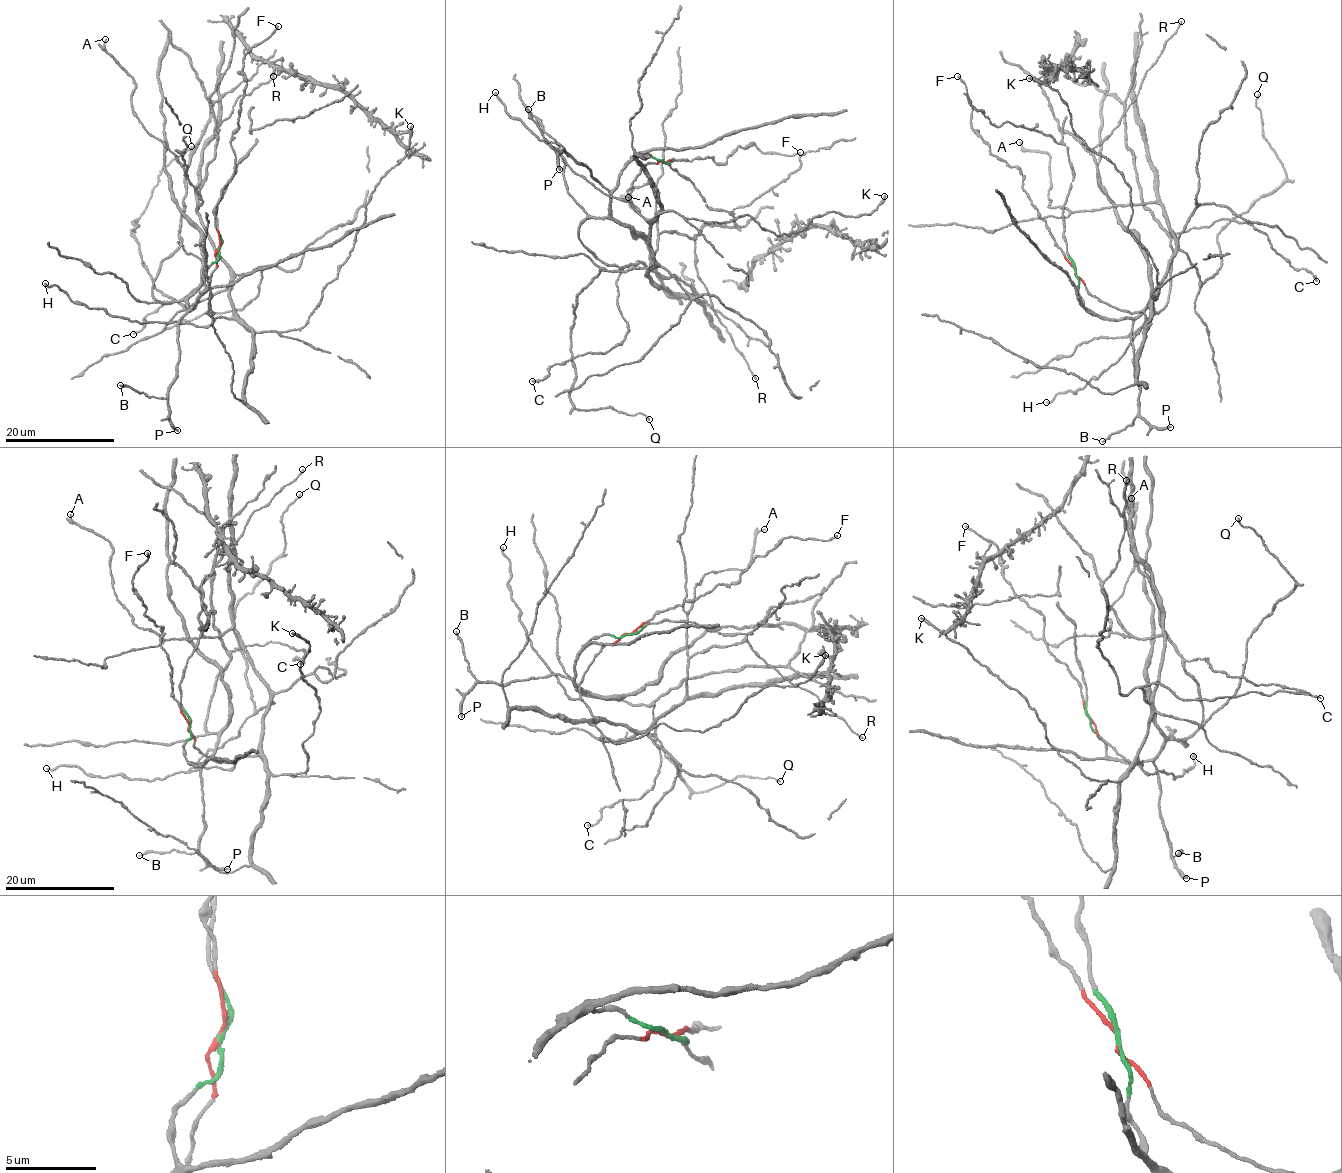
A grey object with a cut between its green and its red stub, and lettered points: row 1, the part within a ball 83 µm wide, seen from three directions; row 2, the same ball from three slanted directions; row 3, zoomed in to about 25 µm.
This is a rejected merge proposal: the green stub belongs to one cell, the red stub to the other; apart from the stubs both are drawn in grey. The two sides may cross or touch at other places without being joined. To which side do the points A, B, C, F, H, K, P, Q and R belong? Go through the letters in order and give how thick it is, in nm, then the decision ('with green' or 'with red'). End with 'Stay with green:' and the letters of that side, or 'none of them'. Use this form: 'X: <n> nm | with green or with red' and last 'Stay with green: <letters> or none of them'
A: 160 nm | with red
B: 190 nm | with green
C: 190 nm | with green
F: 200 nm | with red
H: 220 nm | with red
K: 240 nm | with red
P: 280 nm | with green
Q: 200 nm | with red
R: 190 nm | with red
Stay with green: B, C, P

